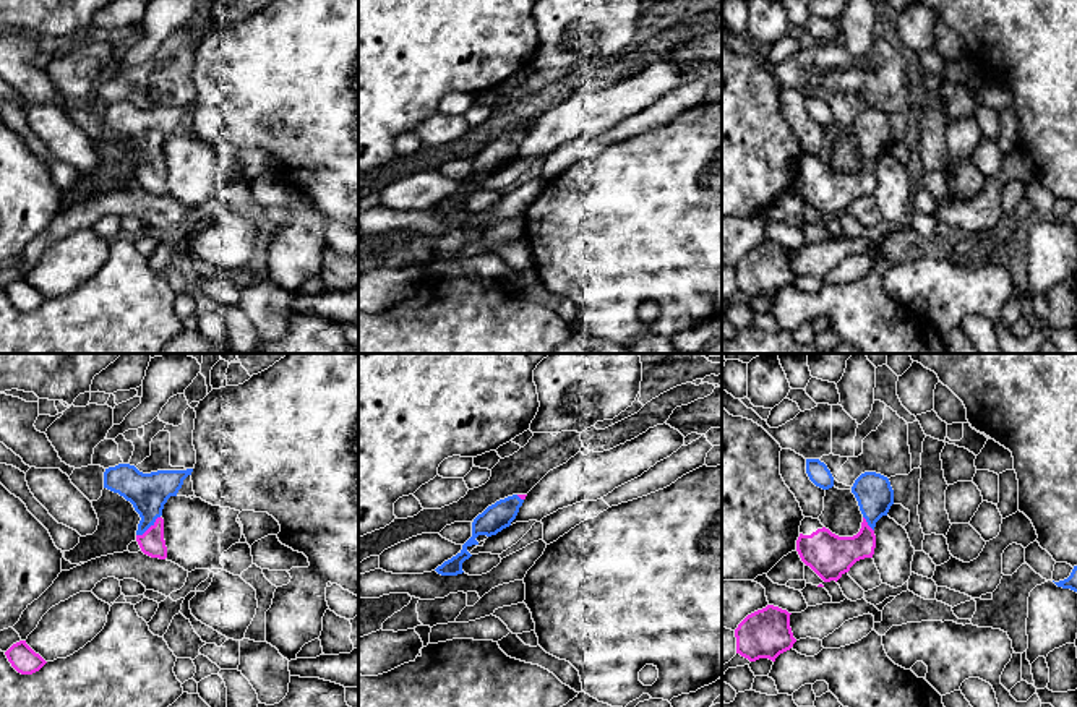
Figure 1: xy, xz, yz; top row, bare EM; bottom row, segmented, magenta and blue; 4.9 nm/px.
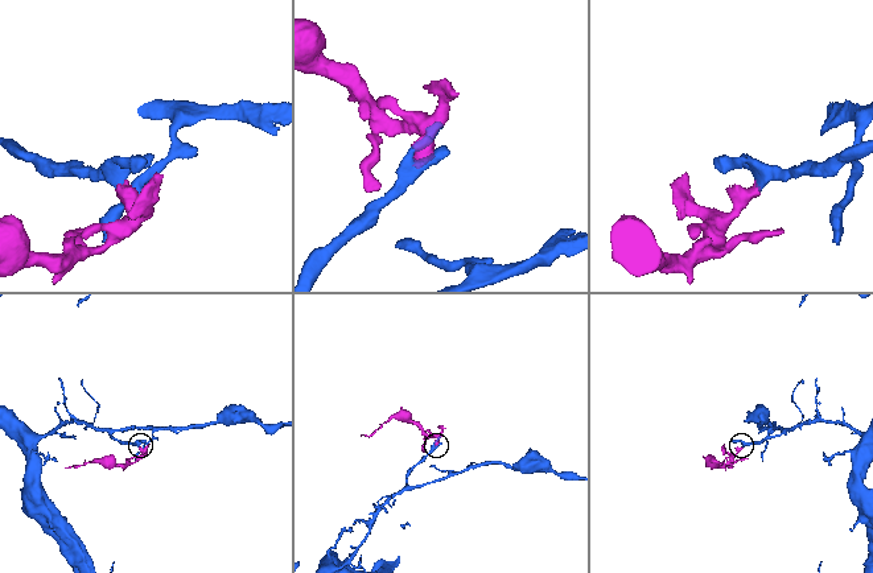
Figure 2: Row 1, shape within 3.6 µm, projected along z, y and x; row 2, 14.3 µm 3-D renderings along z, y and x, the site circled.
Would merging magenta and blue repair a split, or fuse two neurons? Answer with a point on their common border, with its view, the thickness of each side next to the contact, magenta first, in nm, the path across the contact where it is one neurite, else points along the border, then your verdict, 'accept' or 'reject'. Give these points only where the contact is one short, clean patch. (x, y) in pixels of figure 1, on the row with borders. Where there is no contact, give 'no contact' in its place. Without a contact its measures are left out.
meets magenta in xy at (150, 527); 120 nm thick on the magenta side, 200 nm on the other; runs through xy (151, 542), (150, 527), (148, 493); accept

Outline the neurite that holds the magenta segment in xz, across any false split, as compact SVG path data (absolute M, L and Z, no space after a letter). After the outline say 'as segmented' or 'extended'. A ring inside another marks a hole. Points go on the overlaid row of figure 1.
M513 495L488 506L474 519L472 537L462 545L462 550L456 556L438 566L435 571L441 576L462 574L462 563L472 556L467 548L472 545L478 545L478 542L475 540L478 535L491 537L509 527L516 519L526 496L527 495Z; extended

